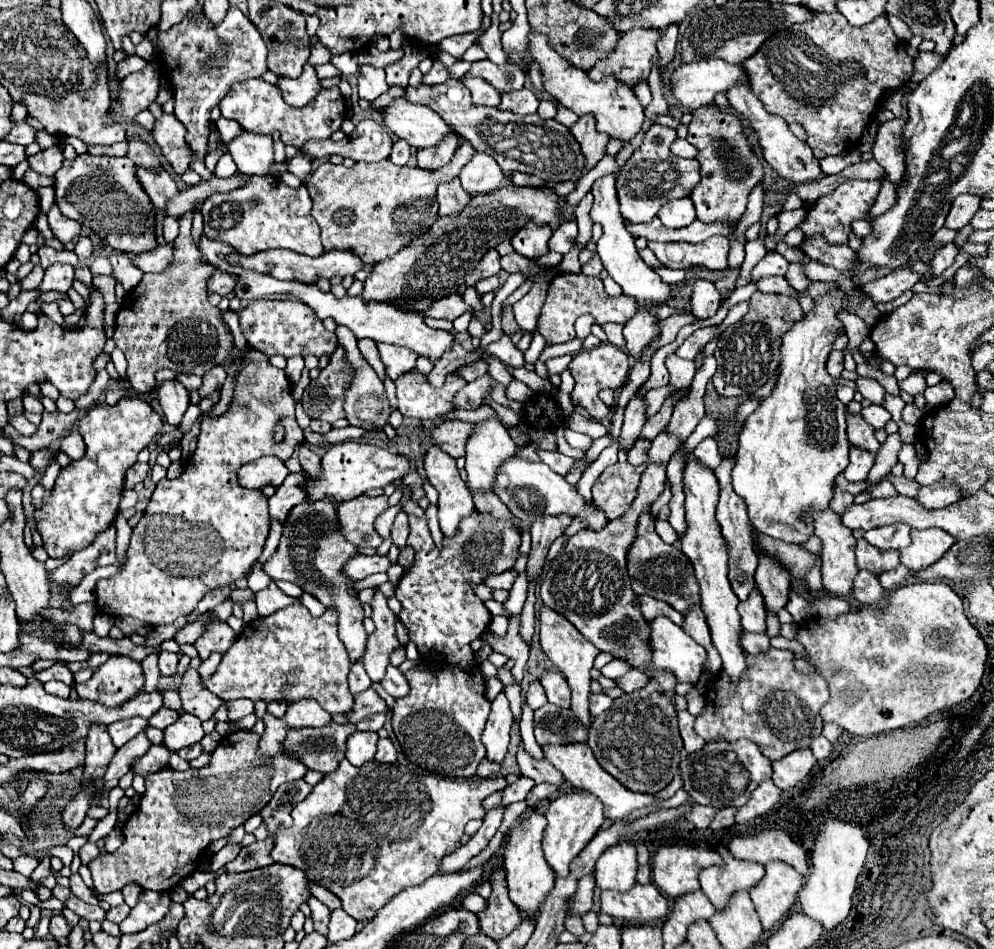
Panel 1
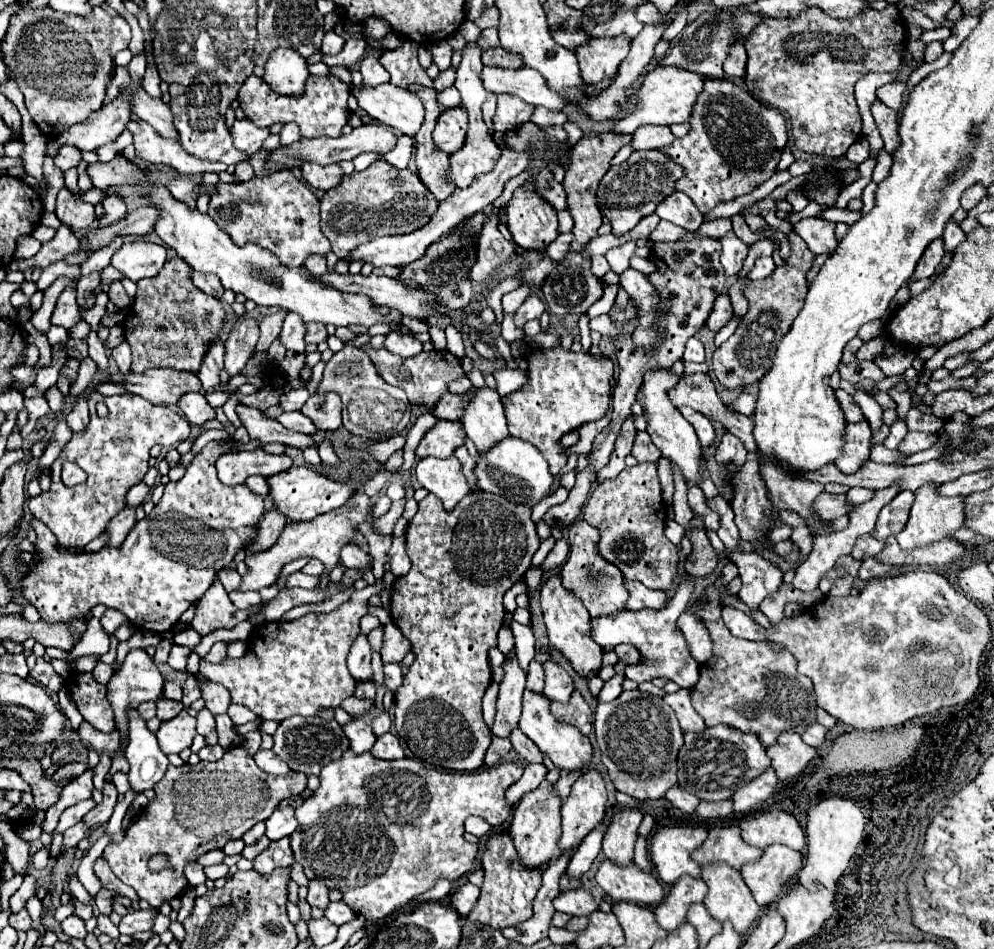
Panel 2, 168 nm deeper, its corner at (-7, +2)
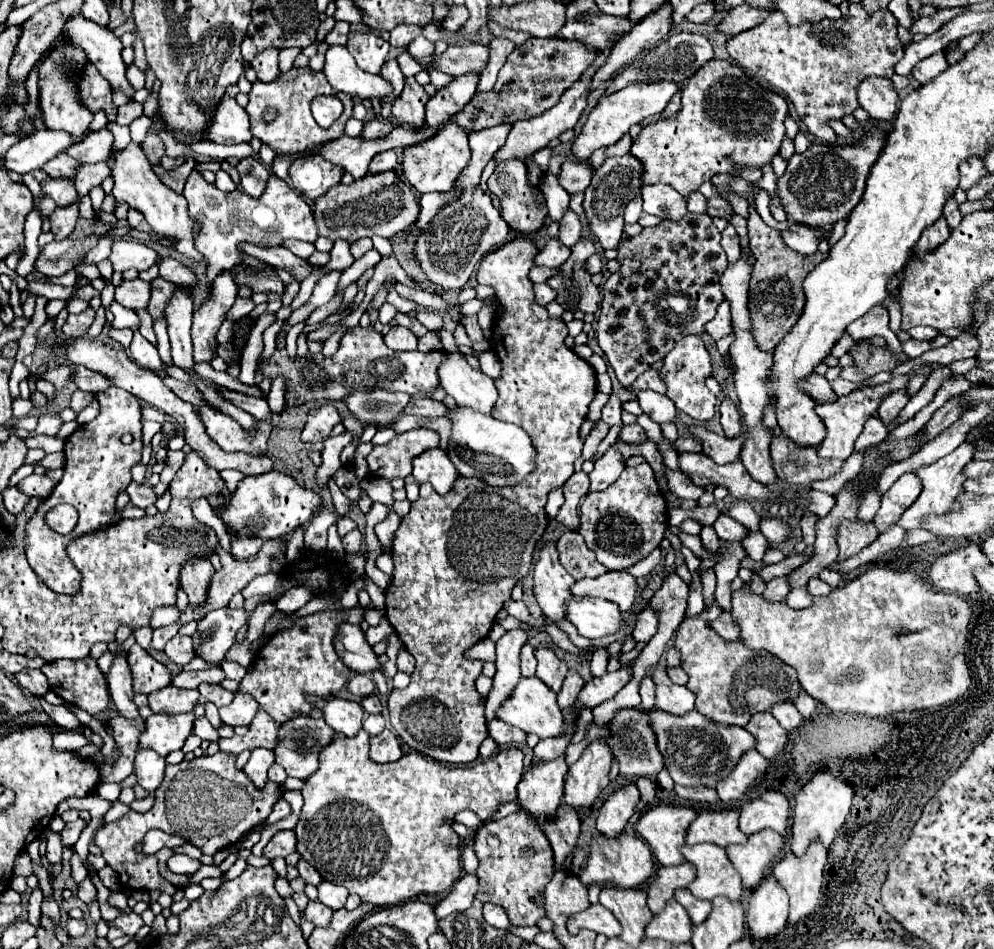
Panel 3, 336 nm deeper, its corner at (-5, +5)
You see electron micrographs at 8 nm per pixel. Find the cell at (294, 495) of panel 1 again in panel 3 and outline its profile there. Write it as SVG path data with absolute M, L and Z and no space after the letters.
M238 538L238 540L232 540L230 544L230 554L236 558L236 560L248 560L250 556L258 554L258 550L262 548L262 540L258 538Z

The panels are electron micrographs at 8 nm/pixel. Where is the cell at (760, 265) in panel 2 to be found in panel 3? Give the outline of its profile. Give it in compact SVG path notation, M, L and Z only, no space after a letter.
M732 214L732 218L730 218L730 224L736 228L736 232L740 234L740 238L742 238L742 248L746 248L748 246L748 228L746 228L746 218L742 218L740 214Z

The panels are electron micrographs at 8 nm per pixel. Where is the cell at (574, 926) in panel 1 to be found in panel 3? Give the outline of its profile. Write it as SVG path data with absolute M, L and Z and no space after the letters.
M526 812L508 814L496 822L484 822L476 830L474 852L478 856L476 876L480 882L476 898L502 906L514 926L534 926L544 912L544 886L554 876L554 854L540 824L534 824Z

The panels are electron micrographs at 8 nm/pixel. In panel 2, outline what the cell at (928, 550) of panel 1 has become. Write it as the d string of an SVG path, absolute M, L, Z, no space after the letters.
M924 485L920 487L916 493L916 499L912 503L912 511L910 511L910 519L904 527L904 531L900 531L896 535L898 543L902 549L916 549L916 547L926 547L934 541L944 541L948 539L956 529L960 529L964 525L964 503L962 497L940 497L936 495L936 485Z

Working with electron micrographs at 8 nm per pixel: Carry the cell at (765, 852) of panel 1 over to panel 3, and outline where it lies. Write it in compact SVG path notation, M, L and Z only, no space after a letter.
M766 790L758 798L746 802L740 814L740 830L744 834L754 834L762 828L772 828L778 834L786 836L788 830L788 814L790 806L782 792Z

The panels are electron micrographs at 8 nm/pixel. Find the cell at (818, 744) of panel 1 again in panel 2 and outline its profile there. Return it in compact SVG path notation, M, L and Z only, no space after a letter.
M814 723L812 727L808 727L808 729L804 731L802 739L804 739L804 743L808 743L810 747L818 749L818 747L822 747L822 745L826 743L826 739L828 739L828 729L822 727L820 723Z

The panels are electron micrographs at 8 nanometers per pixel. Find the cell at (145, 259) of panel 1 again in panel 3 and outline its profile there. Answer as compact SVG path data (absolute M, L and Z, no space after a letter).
M116 240L110 252L110 262L118 272L130 268L136 268L138 272L148 270L156 262L156 258L158 254L150 246L140 244L136 240Z

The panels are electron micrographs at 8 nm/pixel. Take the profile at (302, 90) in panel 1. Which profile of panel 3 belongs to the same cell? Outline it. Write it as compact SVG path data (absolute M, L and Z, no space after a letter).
M266 48L260 54L254 56L250 64L258 76L260 82L272 82L278 78L278 48Z

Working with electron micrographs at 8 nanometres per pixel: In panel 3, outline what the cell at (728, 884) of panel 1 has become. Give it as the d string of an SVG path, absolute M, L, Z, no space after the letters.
M722 810L722 812L700 812L688 828L686 844L712 842L722 848L730 844L744 844L748 840L746 834L738 828L740 810Z

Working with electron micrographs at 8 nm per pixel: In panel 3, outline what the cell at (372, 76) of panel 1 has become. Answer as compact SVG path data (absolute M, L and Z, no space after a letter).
M360 30L360 32L350 32L346 48L356 58L356 64L362 70L370 74L378 74L382 64L386 62L390 44L372 30Z

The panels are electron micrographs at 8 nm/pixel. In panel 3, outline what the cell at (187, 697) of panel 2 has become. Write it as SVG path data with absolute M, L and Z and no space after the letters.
M176 634L172 640L168 640L164 652L178 666L184 666L184 664L188 664L194 658L194 650L192 650L190 636L180 636L180 634Z

